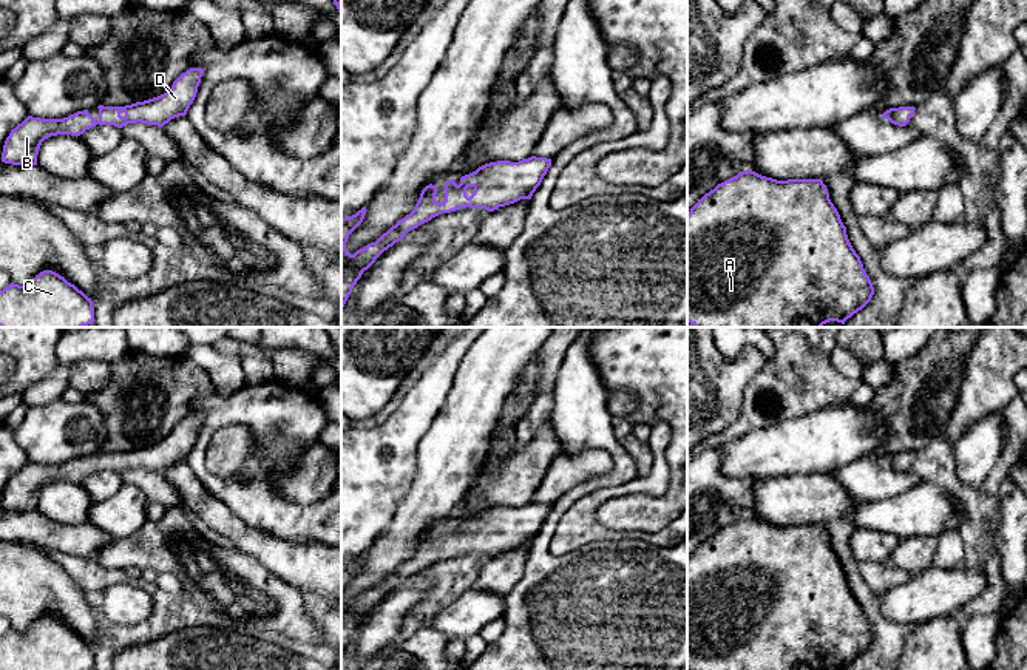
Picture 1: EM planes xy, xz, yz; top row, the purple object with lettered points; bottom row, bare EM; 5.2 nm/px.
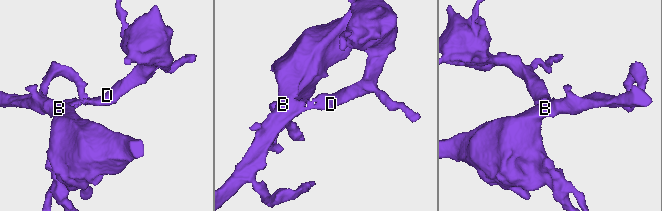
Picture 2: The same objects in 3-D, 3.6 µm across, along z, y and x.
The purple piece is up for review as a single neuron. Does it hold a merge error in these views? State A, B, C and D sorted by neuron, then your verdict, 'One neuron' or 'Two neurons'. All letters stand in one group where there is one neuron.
Groups: A B C D. One neuron

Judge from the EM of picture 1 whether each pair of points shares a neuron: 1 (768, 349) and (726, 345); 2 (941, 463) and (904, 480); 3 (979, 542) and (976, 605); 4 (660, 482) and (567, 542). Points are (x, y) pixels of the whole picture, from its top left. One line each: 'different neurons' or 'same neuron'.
1: same neuron
2: different neurons
3: same neuron
4: same neuron

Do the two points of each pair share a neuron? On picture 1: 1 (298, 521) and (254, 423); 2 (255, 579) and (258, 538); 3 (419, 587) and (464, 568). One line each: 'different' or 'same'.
1: same
2: different
3: different

